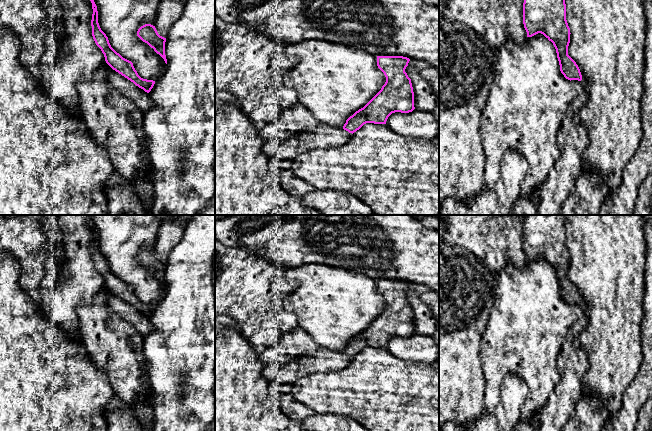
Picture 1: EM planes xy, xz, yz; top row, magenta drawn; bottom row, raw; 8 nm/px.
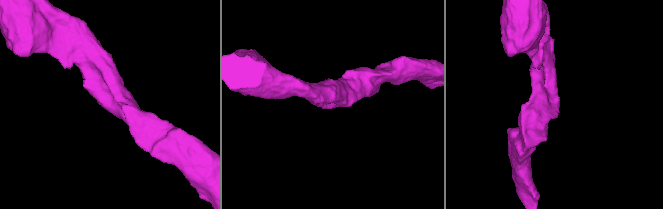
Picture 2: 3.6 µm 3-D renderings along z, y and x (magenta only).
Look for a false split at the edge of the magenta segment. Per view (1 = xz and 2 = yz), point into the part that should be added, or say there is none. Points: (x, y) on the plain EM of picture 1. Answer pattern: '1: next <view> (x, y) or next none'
1: next none
2: next none

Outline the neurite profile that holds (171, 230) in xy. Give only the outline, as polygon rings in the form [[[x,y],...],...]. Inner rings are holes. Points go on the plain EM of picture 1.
[[[168,215],[161,223],[158,234],[155,252],[158,258],[164,262],[181,240],[188,221],[192,215]]]

